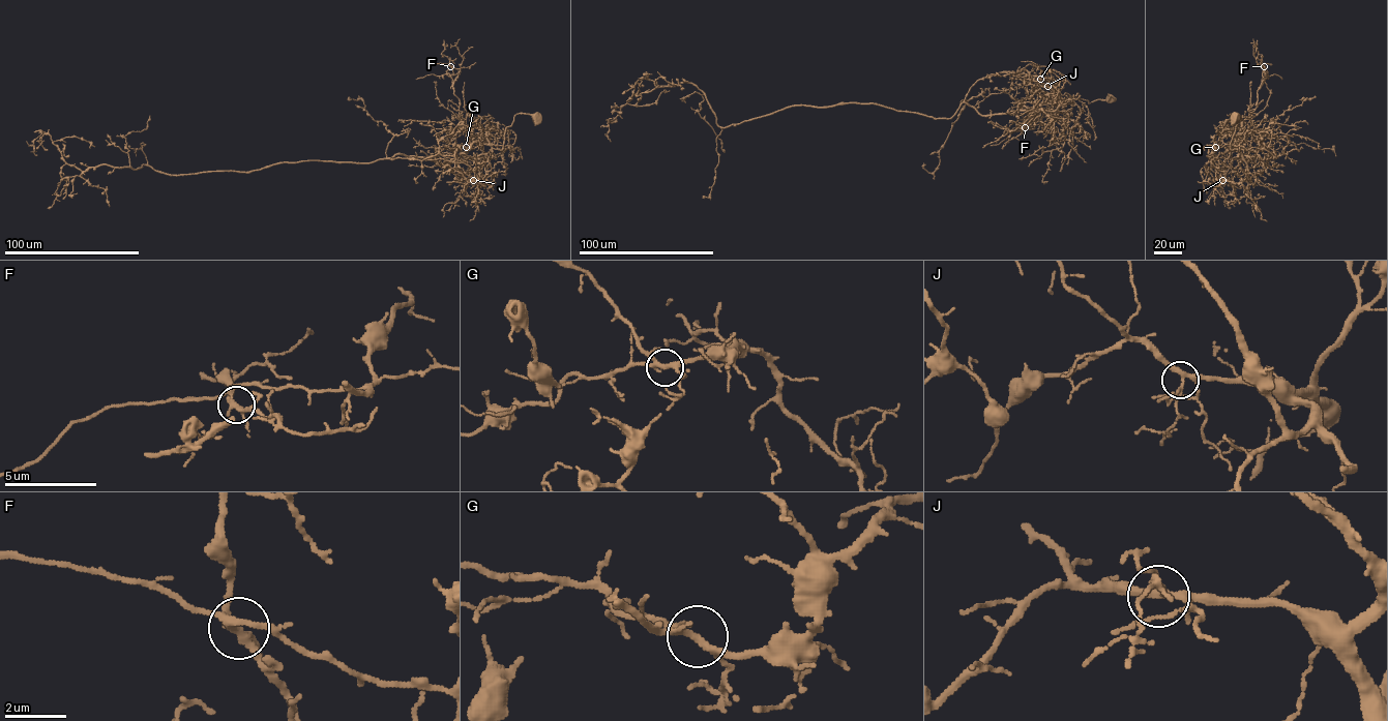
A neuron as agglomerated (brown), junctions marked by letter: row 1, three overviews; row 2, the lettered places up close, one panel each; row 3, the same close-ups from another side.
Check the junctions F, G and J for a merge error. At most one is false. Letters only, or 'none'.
F

